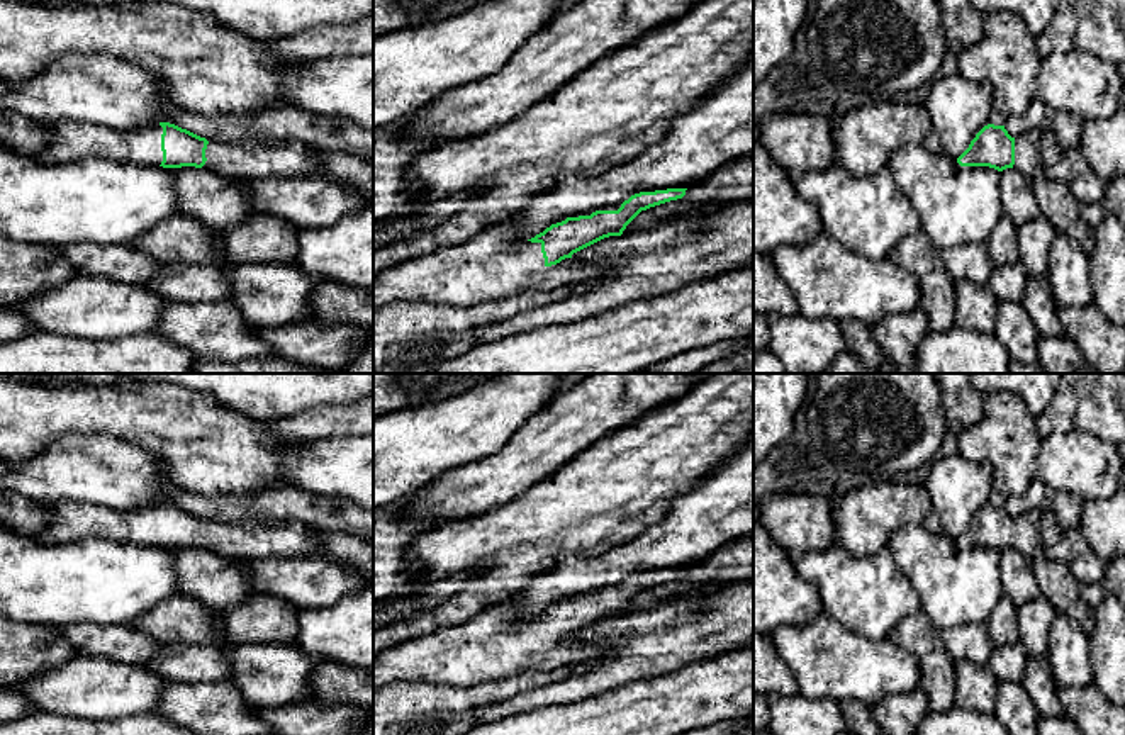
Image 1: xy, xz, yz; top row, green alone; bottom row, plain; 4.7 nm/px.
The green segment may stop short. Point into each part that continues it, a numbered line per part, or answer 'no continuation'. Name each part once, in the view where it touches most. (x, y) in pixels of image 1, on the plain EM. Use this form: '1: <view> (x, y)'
1: xz (494, 644)

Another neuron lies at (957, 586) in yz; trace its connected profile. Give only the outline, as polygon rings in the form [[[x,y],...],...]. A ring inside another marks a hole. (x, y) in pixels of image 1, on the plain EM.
[[[901,525],[886,547],[899,572],[916,589],[921,611],[938,631],[952,626],[984,625],[1003,599],[999,577],[1001,552],[989,547],[960,547],[943,533],[933,533],[918,525]]]

